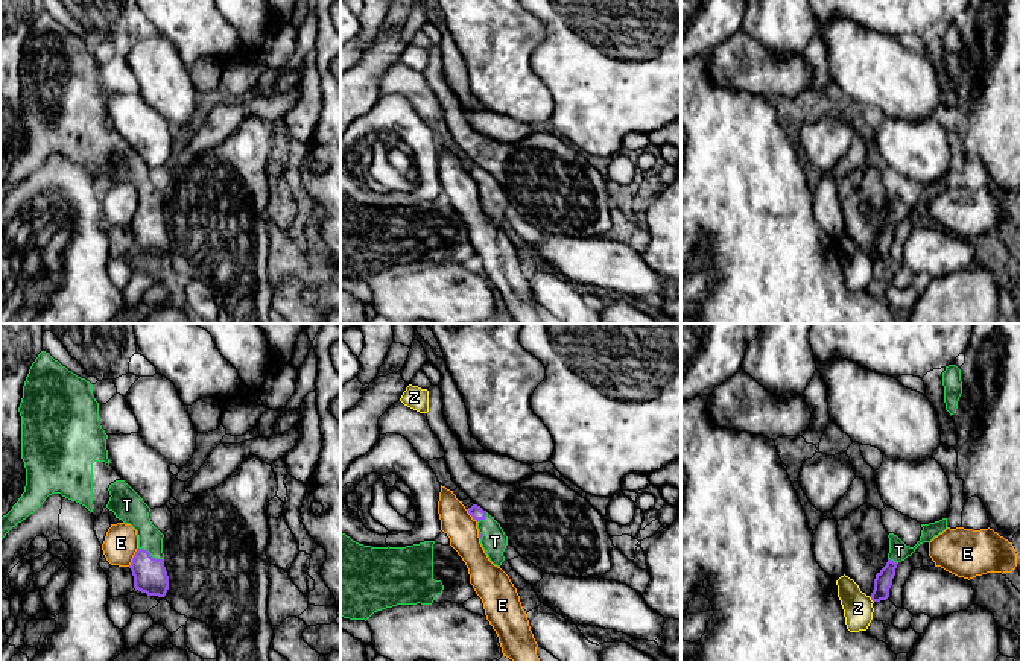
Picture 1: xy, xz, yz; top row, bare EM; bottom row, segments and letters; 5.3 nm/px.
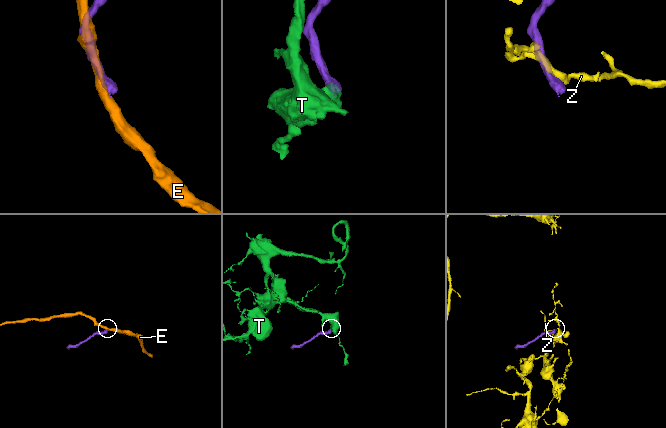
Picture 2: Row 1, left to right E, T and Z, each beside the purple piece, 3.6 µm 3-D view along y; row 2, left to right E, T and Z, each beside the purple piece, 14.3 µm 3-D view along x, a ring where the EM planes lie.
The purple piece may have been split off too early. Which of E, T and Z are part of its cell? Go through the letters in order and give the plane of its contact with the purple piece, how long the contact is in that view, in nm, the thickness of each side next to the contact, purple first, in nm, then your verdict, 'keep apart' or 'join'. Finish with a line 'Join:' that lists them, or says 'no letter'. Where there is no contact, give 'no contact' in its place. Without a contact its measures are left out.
E: xy | 120 nm | 180/180 nm | keep apart
T: xy | 150 nm | 180/150 nm | join
Z: yz | 50 nm | 90/160 nm | keep apart
Join: T

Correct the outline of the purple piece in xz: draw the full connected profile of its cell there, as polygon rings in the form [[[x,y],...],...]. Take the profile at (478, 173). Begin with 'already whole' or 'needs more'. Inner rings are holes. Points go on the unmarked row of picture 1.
needs more | [[[473,164],[467,170],[477,181],[479,198],[485,213],[494,225],[500,226],[505,220],[503,211],[508,205],[508,196],[494,176],[480,166]]]

